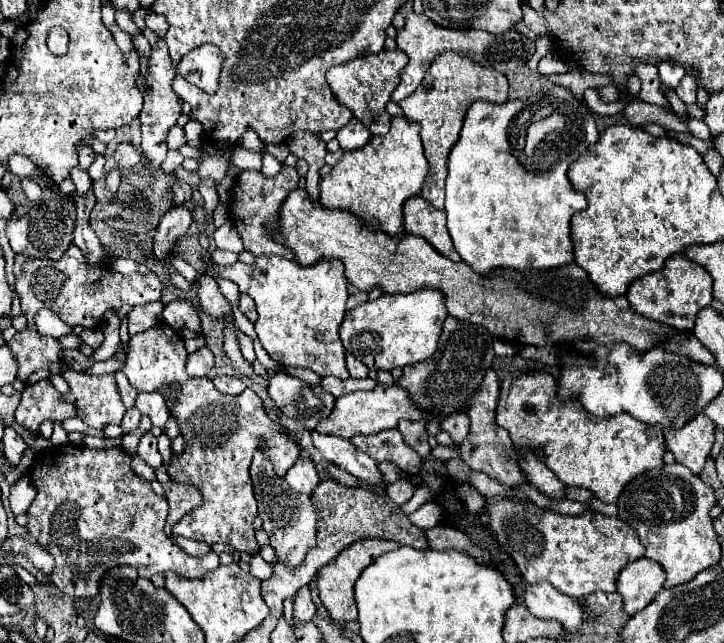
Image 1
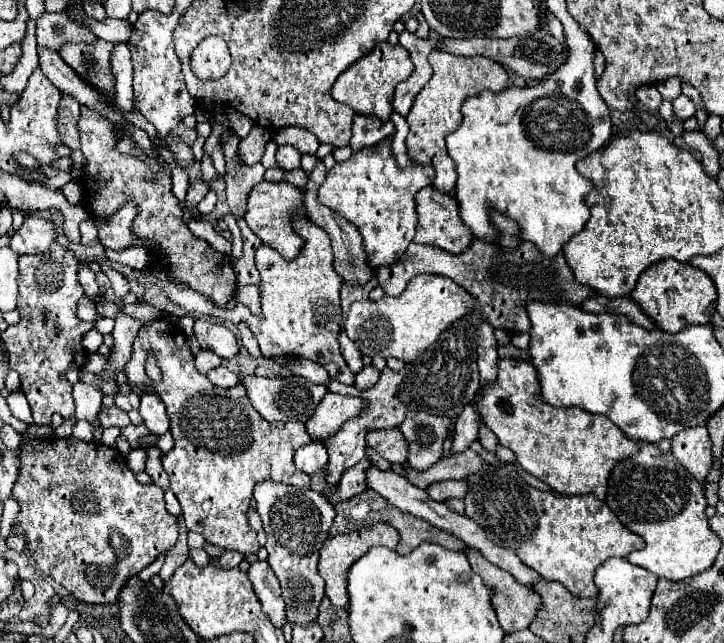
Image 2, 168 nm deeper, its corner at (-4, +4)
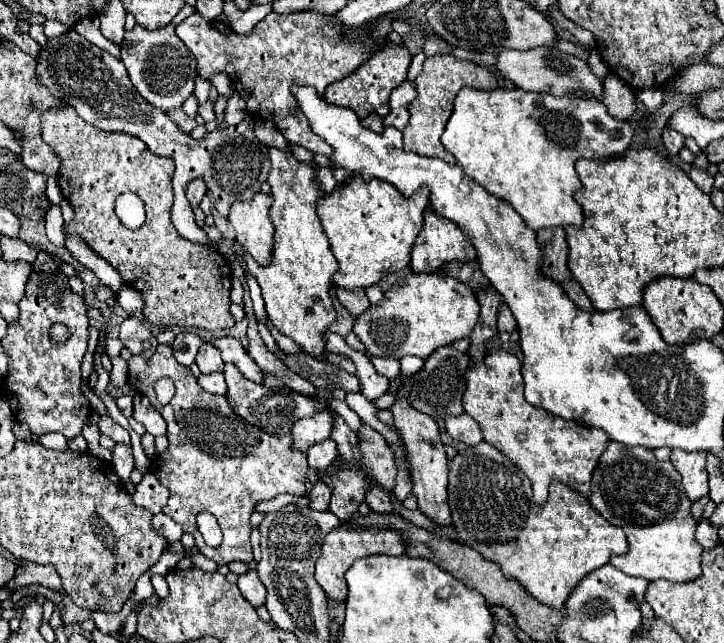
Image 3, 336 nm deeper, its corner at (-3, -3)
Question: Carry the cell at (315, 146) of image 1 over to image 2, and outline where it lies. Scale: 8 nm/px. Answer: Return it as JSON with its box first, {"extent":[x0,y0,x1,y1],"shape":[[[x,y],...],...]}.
{"extent":[304,158,372,282],"shape":[[[318,158],[318,164],[316,168],[312,170],[312,174],[308,176],[308,184],[306,184],[306,192],[304,192],[304,204],[306,204],[306,210],[308,210],[308,216],[314,224],[318,224],[322,230],[326,230],[326,234],[330,236],[332,240],[332,252],[334,252],[334,268],[336,272],[344,278],[344,280],[350,280],[350,282],[368,282],[372,278],[372,270],[366,262],[366,252],[364,252],[364,246],[362,246],[362,238],[360,238],[360,232],[358,228],[348,222],[346,218],[334,214],[334,210],[322,206],[318,202],[318,188],[322,186],[326,178],[326,168],[324,168],[324,162]]]}

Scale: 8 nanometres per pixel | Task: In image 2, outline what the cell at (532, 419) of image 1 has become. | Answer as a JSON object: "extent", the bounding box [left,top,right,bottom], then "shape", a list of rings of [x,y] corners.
{"extent":[478,358,638,500],"shape":[[[500,358],[498,360],[498,380],[486,386],[478,412],[482,412],[484,424],[496,434],[502,446],[510,448],[516,454],[516,462],[532,476],[550,484],[556,492],[562,494],[592,494],[598,500],[606,500],[606,486],[610,478],[610,470],[622,462],[622,458],[630,458],[630,454],[638,452],[638,440],[632,440],[622,434],[622,430],[612,424],[606,416],[590,414],[582,408],[554,408],[544,402],[540,394],[538,372],[530,362],[518,362],[516,358]]]}

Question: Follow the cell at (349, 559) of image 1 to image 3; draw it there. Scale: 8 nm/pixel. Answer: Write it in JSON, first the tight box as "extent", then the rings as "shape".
{"extent":[315,525,405,603],"shape":[[[339,525],[337,529],[333,529],[323,545],[321,545],[321,555],[317,559],[317,569],[315,569],[315,579],[317,583],[323,587],[323,591],[343,603],[347,597],[347,583],[345,583],[345,571],[351,567],[351,563],[359,557],[367,557],[367,555],[377,555],[377,553],[385,553],[385,555],[403,555],[405,553],[405,539],[401,537],[401,533],[393,531],[393,529],[377,529],[377,527],[365,527],[365,529],[353,529],[349,525]]]}

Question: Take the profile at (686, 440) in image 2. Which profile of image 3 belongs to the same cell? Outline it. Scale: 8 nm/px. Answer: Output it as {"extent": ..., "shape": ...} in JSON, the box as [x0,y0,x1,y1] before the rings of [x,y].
{"extent":[671,449,707,501],"shape":[[[681,449],[671,451],[671,463],[683,477],[683,487],[689,501],[699,501],[707,495],[707,471],[705,453],[685,453]]]}

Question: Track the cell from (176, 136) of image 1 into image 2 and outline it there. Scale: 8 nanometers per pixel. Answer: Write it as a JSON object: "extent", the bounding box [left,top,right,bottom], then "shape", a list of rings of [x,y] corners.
{"extent":[202,154,218,184],"shape":[[[204,154],[204,160],[202,160],[202,182],[210,184],[216,178],[218,178],[218,172],[216,172],[216,168],[212,164],[212,158],[208,154]]]}

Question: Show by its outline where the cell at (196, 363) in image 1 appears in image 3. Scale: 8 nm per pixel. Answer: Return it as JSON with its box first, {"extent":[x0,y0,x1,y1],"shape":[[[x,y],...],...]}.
{"extent":[195,341,223,373],"shape":[[[203,341],[203,345],[199,347],[195,363],[199,365],[201,373],[223,371],[223,359],[221,359],[221,353],[219,353],[219,351],[209,343],[209,341]]]}

